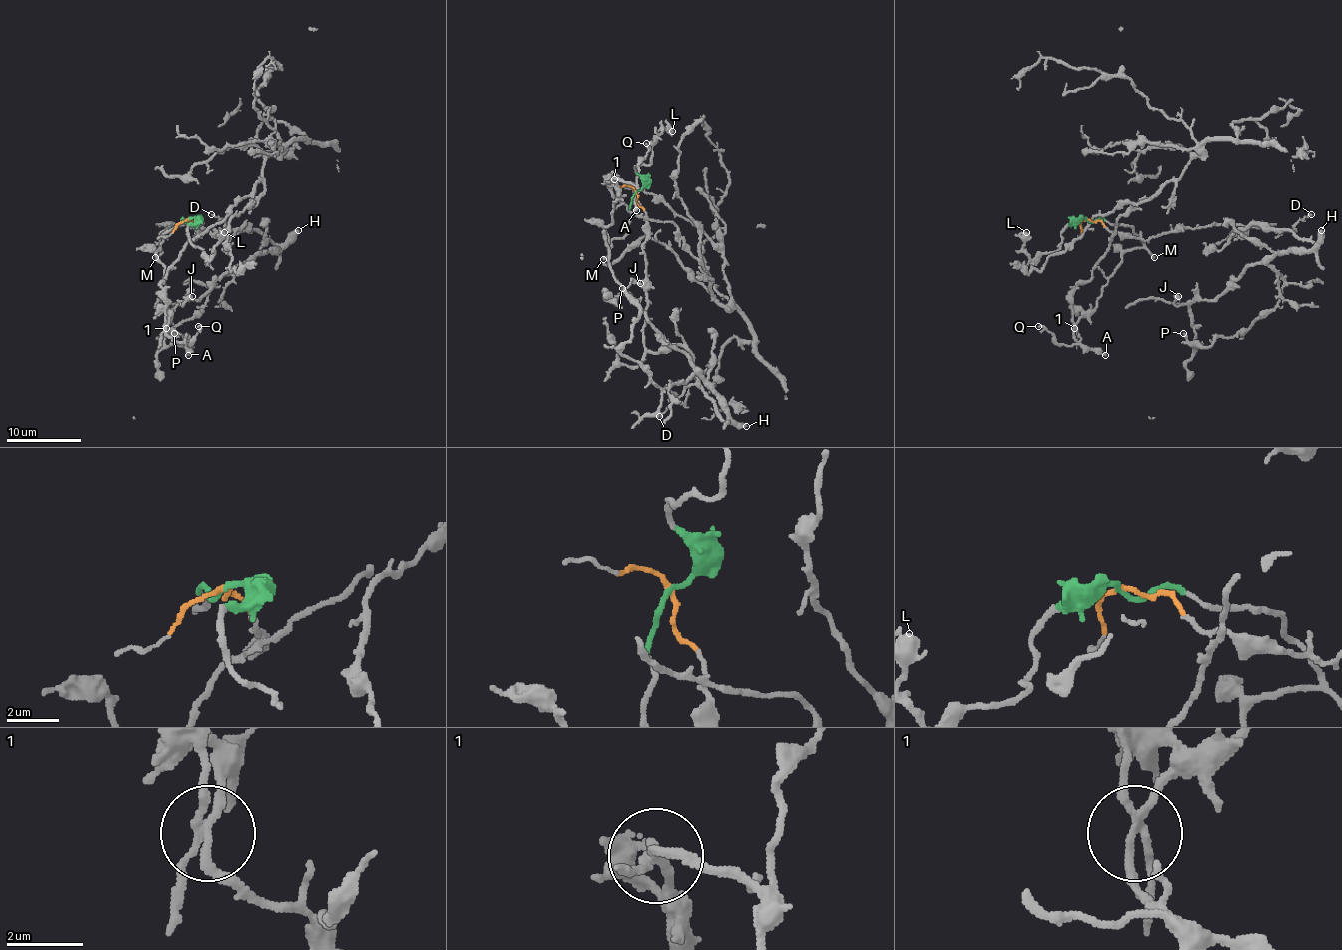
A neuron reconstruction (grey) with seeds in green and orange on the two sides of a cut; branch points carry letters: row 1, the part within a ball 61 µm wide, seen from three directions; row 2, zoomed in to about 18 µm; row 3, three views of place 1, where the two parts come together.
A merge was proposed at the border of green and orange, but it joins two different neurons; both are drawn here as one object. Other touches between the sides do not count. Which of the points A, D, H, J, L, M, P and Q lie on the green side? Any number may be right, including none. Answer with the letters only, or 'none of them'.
A, L, M, Q

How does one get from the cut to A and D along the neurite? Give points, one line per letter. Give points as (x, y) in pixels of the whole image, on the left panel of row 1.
A: (188, 218), (164, 233), (156, 256), (164, 269), (166, 333), (186, 346), (188, 355)
D: (188, 218), (198, 231), (196, 241), (196, 224), (213, 233), (244, 224), (248, 228), (233, 231), (211, 215)

